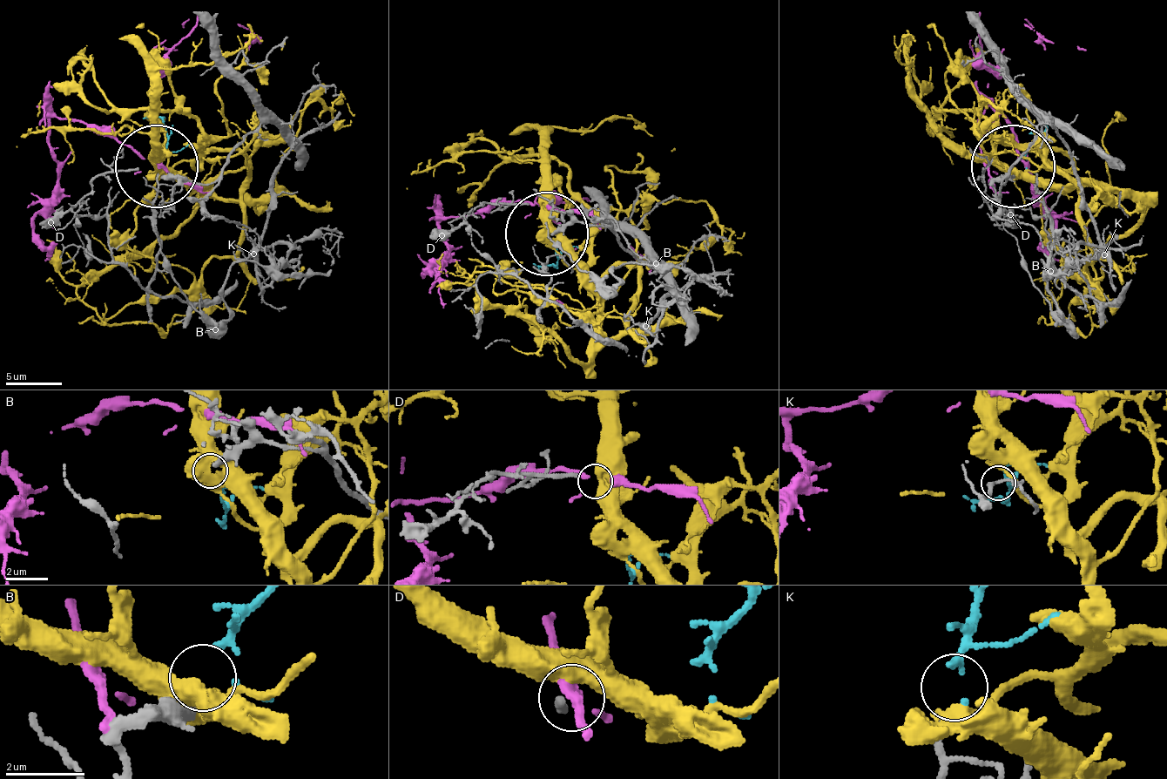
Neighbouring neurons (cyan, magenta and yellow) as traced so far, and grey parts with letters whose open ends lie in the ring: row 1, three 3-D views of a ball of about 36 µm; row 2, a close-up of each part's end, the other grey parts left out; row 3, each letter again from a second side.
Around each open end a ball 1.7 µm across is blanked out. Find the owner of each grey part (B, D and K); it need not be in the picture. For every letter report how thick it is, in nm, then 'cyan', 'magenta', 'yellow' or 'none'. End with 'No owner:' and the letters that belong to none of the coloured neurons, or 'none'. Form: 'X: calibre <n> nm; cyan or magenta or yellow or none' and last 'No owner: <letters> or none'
B: calibre 320 nm; cyan
D: calibre 200 nm; yellow
K: calibre 130 nm; none
No owner: K

